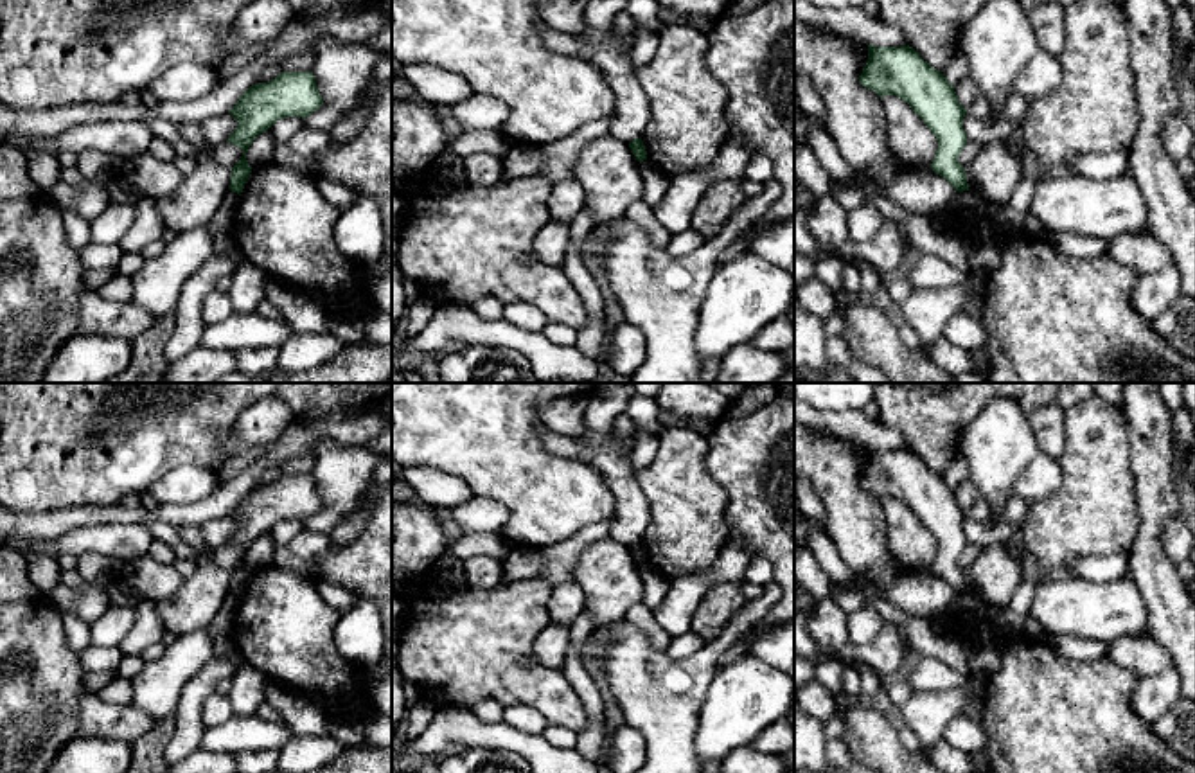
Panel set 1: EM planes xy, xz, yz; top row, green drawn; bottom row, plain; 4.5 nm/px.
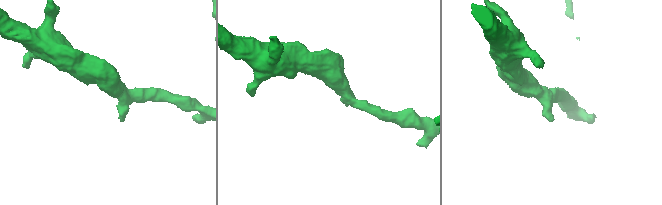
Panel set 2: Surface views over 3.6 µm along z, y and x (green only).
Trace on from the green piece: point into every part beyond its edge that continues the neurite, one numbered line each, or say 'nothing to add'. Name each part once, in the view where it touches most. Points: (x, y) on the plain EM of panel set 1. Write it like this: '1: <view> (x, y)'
nothing to add

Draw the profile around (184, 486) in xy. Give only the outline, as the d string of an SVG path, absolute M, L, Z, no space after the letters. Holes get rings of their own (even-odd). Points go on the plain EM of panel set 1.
M181 466L158 478L147 491L160 505L192 505L207 498L216 487L216 471Z

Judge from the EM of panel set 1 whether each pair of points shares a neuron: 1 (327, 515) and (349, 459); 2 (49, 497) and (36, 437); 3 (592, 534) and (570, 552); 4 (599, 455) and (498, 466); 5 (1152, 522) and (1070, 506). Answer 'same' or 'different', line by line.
1: same
2: same
3: same
4: different
5: different

